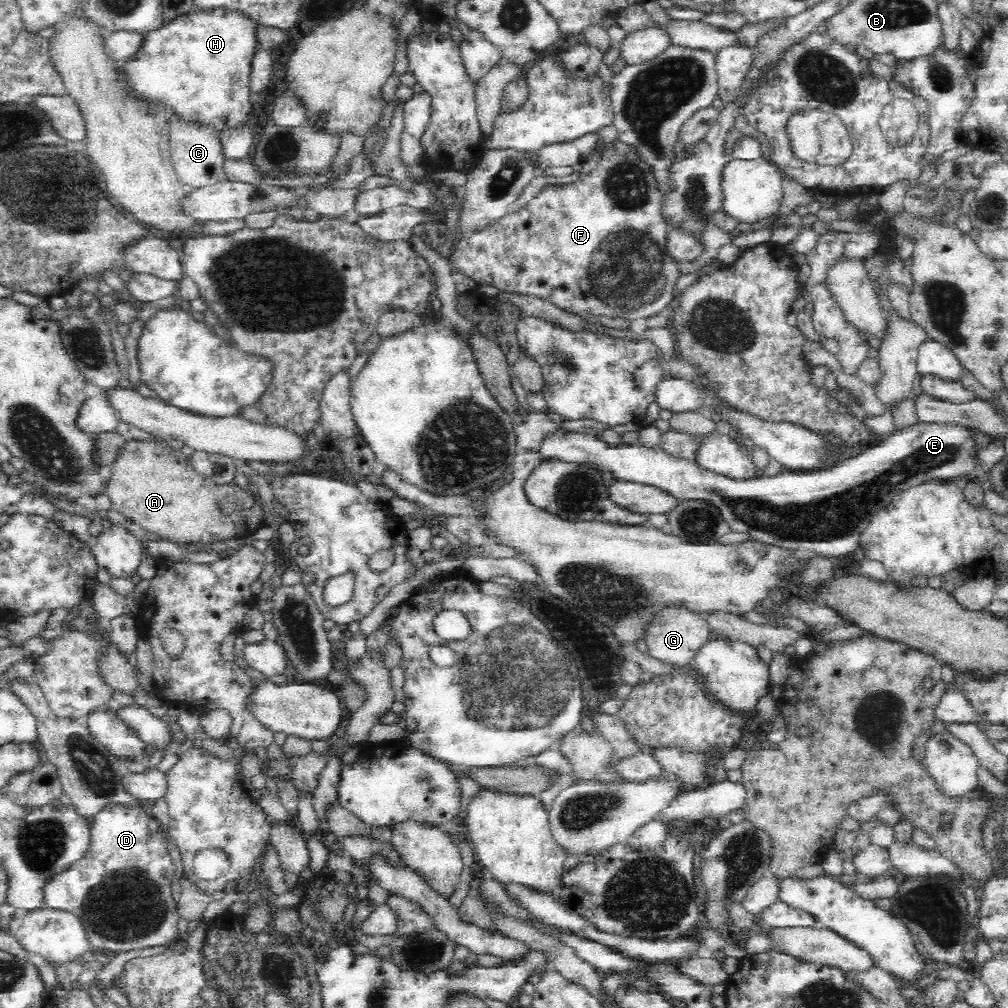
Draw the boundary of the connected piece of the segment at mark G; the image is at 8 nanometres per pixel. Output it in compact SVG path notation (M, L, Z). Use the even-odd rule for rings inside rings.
M665 609L657 615L653 624L649 625L645 644L650 657L681 667L690 664L710 638L712 633L703 616L686 609Z

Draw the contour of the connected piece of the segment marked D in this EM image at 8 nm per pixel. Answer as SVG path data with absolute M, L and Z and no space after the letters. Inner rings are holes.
M108 804L91 818L92 840L90 850L84 858L72 863L62 872L54 873L42 886L41 899L44 906L56 910L70 911L81 918L89 946L104 953L152 948L152 946L174 945L179 941L177 901L172 897L172 881L176 866L168 852L166 828L152 815L137 807L128 808L119 804Z

